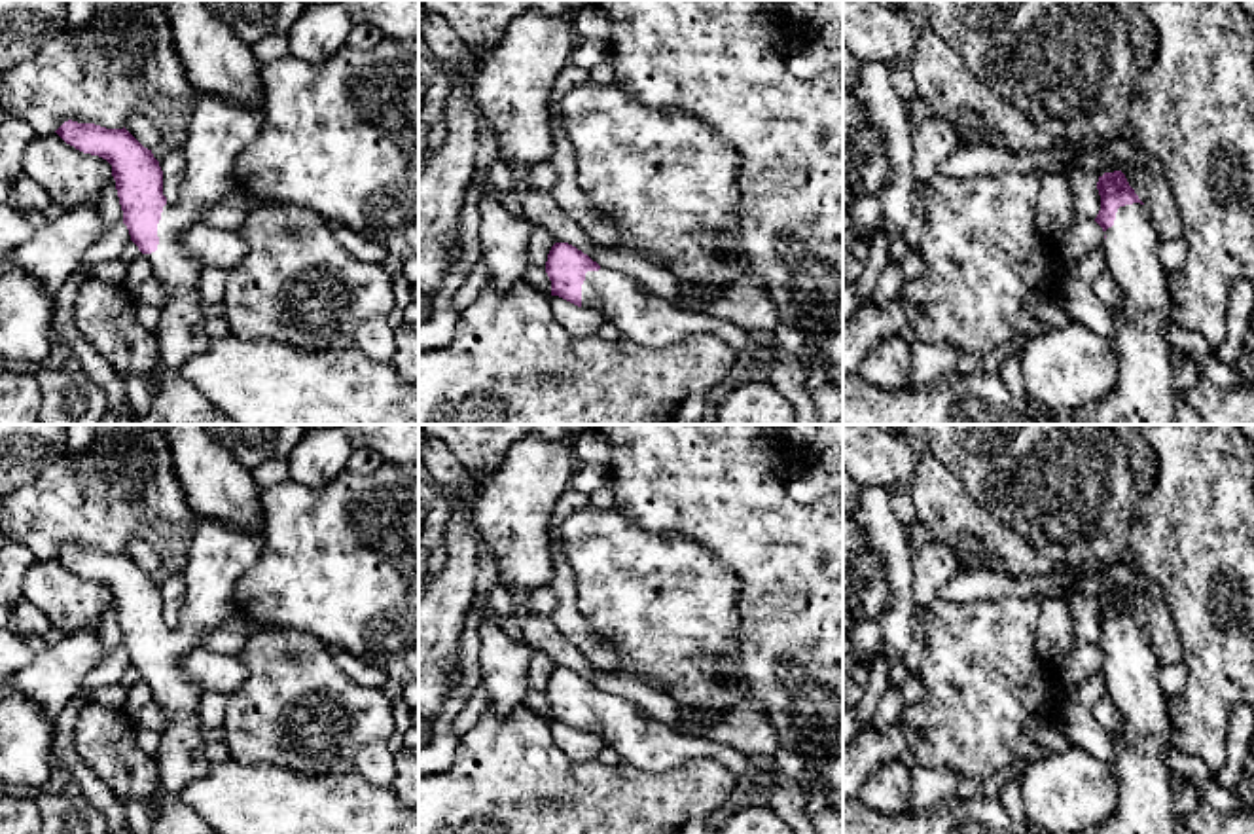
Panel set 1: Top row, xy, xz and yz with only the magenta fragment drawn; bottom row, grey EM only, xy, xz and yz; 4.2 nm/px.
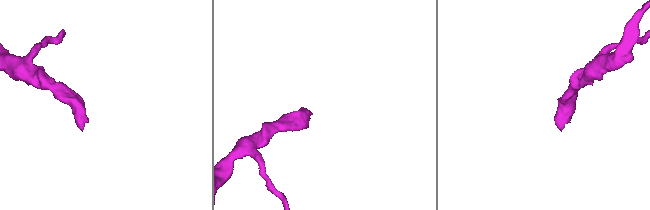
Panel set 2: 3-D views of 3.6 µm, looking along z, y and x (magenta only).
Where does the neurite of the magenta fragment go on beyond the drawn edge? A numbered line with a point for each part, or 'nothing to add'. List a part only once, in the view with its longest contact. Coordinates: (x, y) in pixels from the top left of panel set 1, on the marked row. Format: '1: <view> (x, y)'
1: xy (220, 129)

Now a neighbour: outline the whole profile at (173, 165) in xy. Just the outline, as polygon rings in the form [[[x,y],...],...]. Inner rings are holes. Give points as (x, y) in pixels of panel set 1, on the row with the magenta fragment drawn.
[[[174,146],[161,161],[163,171],[163,195],[167,201],[176,203],[182,193],[182,182],[186,176],[186,148]]]

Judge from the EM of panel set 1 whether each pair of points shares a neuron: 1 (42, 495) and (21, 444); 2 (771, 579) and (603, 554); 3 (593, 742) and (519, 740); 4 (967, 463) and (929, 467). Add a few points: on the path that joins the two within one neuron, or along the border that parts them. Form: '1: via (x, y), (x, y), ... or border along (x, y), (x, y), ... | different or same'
1: border along (67, 448), (19, 489) | different
2: border along (701, 544), (739, 579), (739, 616) | different
3: border along (557, 745), (573, 761), (597, 761) | different
4: border along (923, 446), (972, 499) | different

